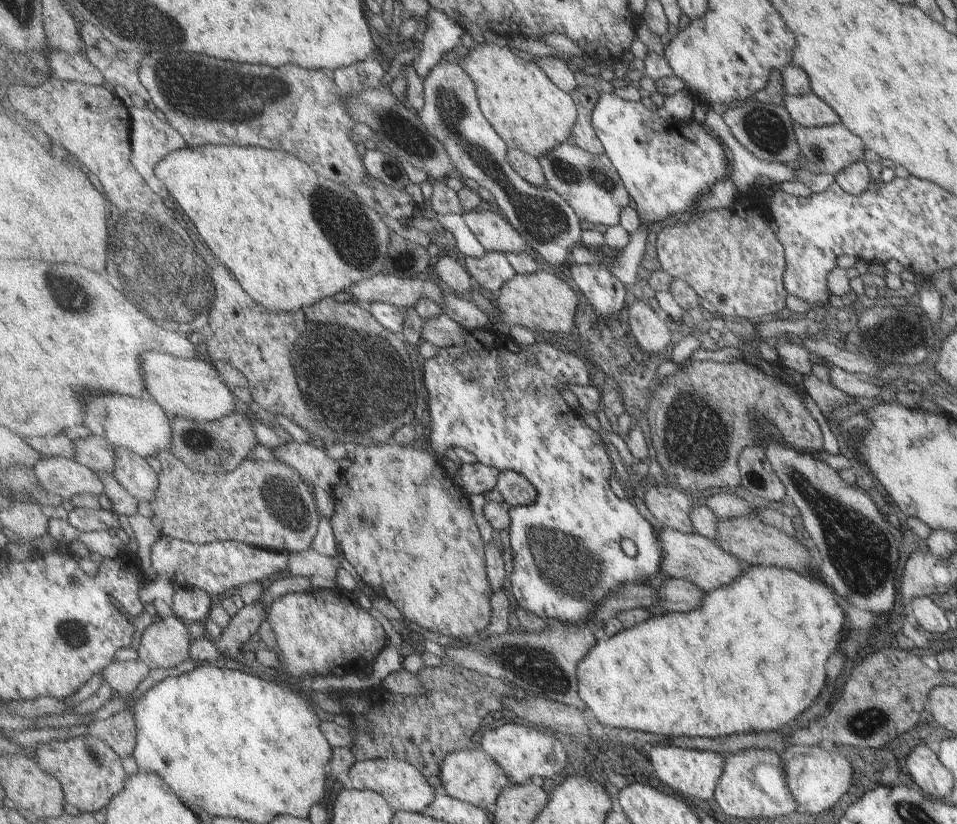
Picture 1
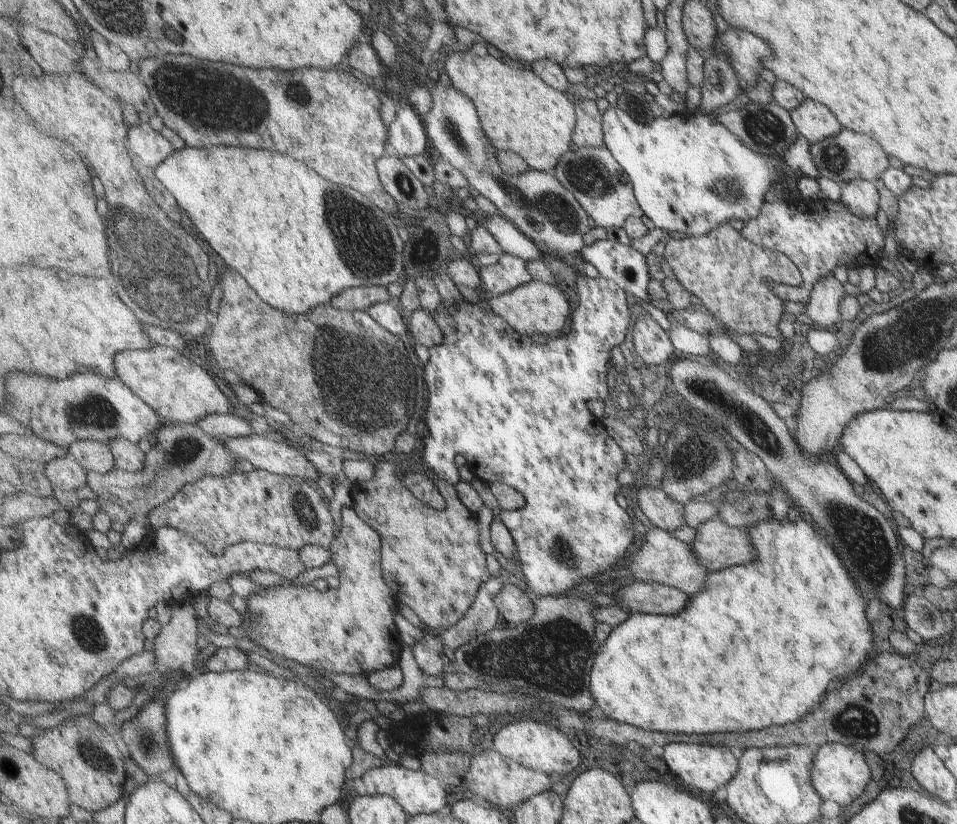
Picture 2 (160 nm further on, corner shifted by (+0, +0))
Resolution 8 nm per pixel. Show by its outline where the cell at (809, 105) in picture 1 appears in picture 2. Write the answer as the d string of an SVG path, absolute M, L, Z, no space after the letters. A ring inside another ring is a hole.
M804 98L788 113L797 134L806 138L809 143L819 143L842 129L839 121L833 118L833 112L813 99Z

